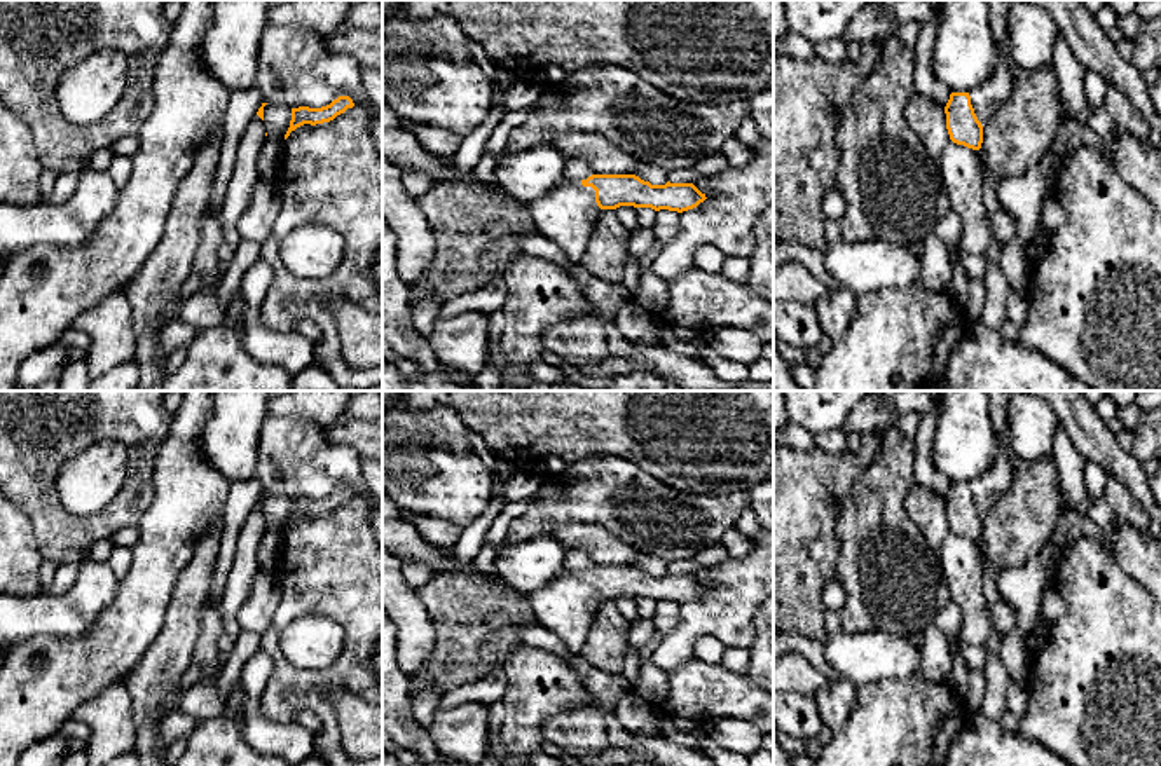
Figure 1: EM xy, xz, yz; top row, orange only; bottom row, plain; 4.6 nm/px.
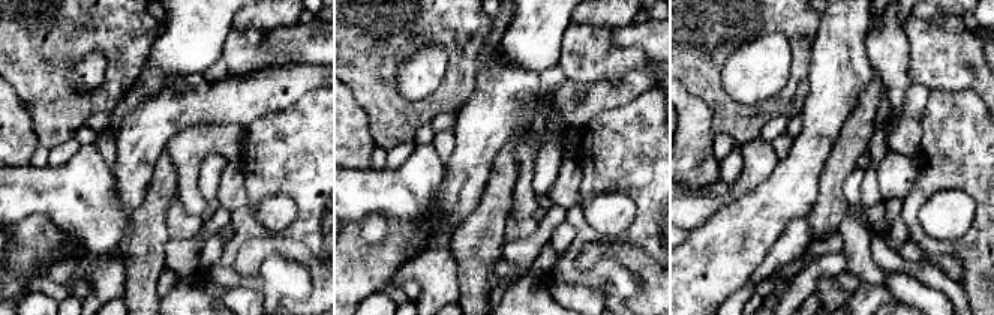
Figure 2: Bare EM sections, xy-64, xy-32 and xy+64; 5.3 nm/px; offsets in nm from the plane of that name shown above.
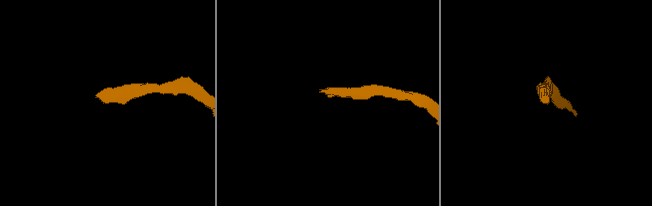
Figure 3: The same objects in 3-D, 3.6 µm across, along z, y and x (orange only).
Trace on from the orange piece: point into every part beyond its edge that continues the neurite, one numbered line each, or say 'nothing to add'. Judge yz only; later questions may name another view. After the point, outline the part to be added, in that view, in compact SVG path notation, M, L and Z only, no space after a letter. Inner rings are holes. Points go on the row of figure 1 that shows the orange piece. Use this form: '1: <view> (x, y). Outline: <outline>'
1: yz (987, 98). Outline: M988 0L988 21L997 40L999 61L992 75L969 91L971 105L983 127L1014 91L1014 61L1009 54L1007 33L1007 17L1013 2L1014 0Z

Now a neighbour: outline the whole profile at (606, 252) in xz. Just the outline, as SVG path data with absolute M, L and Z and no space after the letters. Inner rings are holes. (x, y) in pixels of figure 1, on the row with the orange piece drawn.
M602 209L578 263L592 276L618 284L623 279L629 239L630 230L620 223L615 209Z

